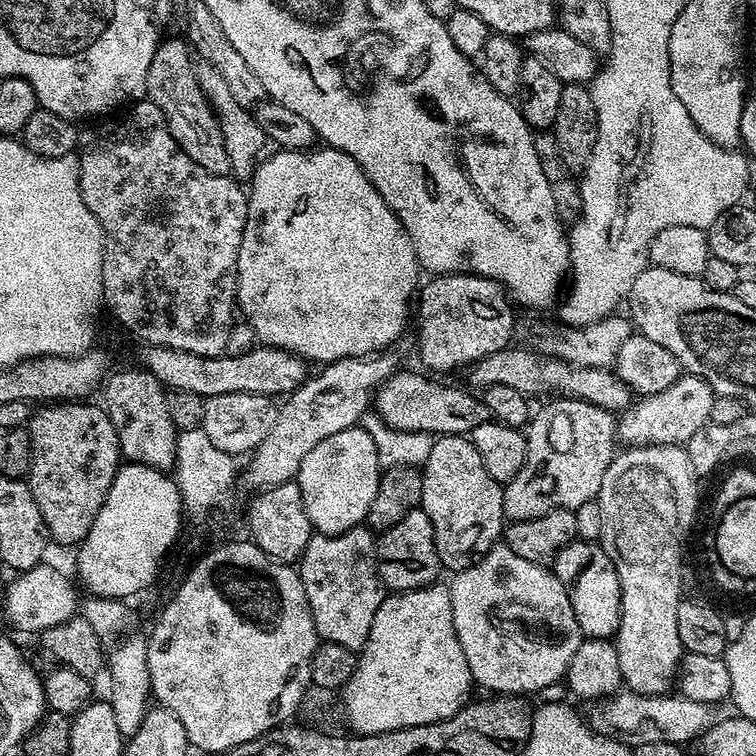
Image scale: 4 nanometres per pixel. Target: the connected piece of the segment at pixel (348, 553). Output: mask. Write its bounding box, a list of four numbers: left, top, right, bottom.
[298,526,386,653]

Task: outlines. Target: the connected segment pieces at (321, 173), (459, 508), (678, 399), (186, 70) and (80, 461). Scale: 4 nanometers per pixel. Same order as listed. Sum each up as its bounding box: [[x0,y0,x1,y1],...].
[[236,146,422,365],[419,435,506,574],[616,374,718,446],[147,39,232,176],[26,402,122,546]]

